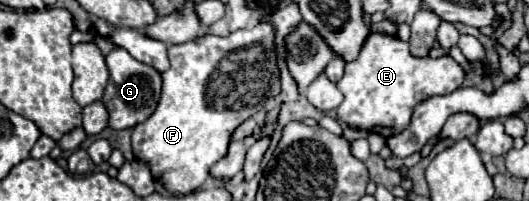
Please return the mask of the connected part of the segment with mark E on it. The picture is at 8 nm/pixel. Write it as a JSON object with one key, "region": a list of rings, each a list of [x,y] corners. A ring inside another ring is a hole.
{"region":[[[371,32],[359,56],[345,64],[345,74],[337,82],[337,88],[345,96],[337,108],[337,118],[343,126],[361,128],[381,134],[383,138],[391,138],[411,124],[411,112],[417,104],[431,96],[451,94],[463,84],[463,78],[463,68],[449,54],[443,54],[441,58],[417,58],[411,56],[409,44],[401,42],[397,36]]]}

